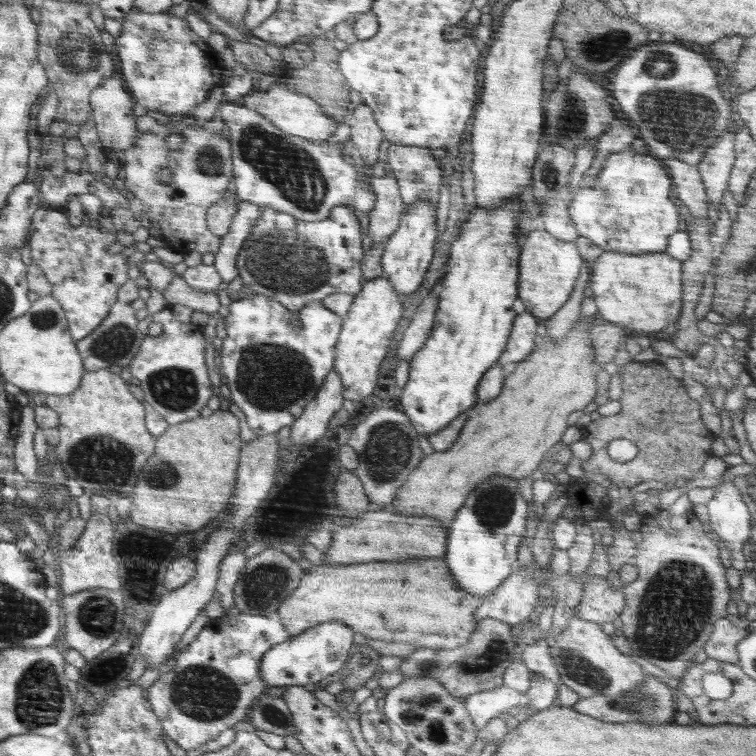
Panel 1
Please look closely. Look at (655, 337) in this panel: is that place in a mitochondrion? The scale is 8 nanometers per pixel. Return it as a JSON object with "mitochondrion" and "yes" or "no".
{"mitochondrion":"no"}

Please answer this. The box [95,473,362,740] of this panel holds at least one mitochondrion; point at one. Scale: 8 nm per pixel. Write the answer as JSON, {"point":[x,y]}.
{"point":[206,702]}

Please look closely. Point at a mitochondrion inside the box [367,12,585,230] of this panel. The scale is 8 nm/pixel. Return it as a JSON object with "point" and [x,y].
{"point":[548,174]}

